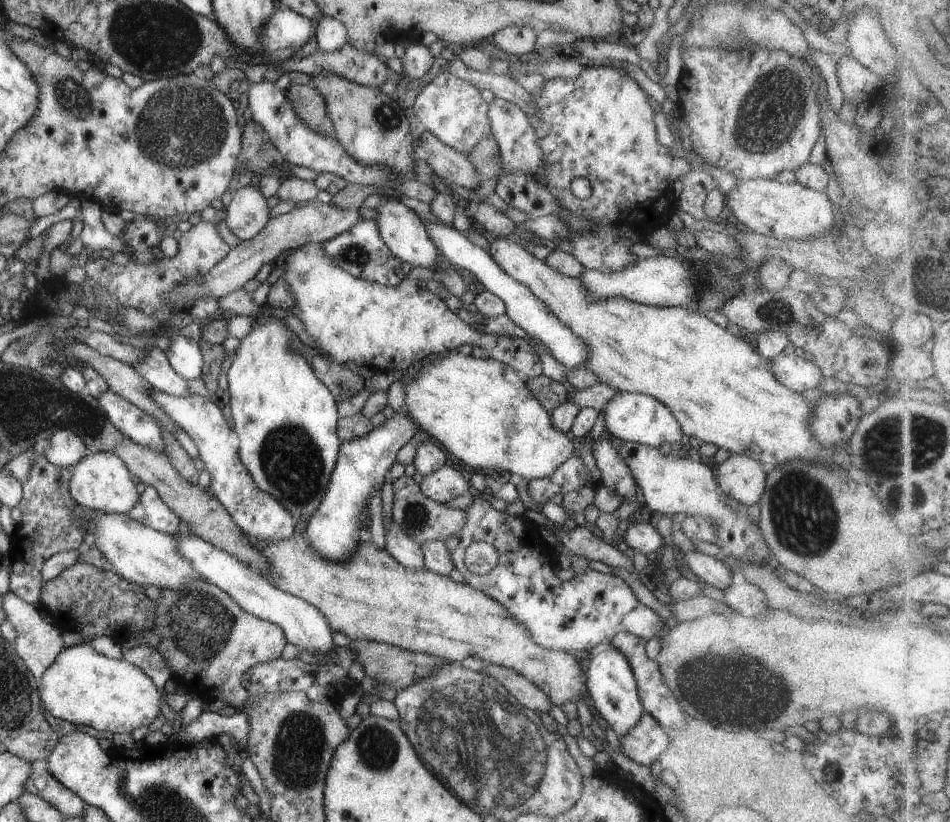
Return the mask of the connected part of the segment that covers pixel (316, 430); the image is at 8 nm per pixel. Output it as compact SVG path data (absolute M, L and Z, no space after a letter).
M267 302L262 304L263 307L258 313L249 316L252 320L252 329L243 337L239 339L237 348L234 350L232 363L230 364L227 372L228 393L230 396L230 414L233 420L233 430L235 430L238 438L238 457L243 463L243 466L249 471L252 476L253 482L257 485L259 490L266 492L270 497L276 498L277 502L295 518L307 518L315 512L317 505L321 502L323 495L326 491L326 486L335 466L337 460L338 448L340 447L341 440L339 440L336 433L336 422L338 421L338 414L336 411L336 402L333 395L327 390L327 387L315 376L313 369L309 366L306 358L301 352L290 351L289 344L292 336L294 335L283 323L281 319L271 315L272 308L267 306Z

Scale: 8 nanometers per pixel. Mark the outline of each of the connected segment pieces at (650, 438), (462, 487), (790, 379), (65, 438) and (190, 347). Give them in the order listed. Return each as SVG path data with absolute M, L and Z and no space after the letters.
M617 391L600 412L605 422L605 434L615 442L629 441L640 445L658 448L663 442L677 442L683 434L673 413L656 398L643 393Z
M440 466L436 471L422 476L419 482L419 490L423 496L445 505L449 500L457 498L467 491L468 481L461 475L461 472L451 466Z
M794 354L774 357L770 369L773 376L789 390L802 393L804 390L816 388L823 379L818 366L809 357L801 358Z
M56 429L48 436L42 453L51 464L59 468L70 467L87 454L83 441L69 429Z
M176 336L163 351L171 368L186 381L200 376L203 357L200 346L188 337Z

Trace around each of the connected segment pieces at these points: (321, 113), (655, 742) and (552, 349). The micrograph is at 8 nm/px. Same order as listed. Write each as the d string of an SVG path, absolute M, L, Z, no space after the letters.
M290 85L284 90L284 95L295 116L313 132L324 137L334 138L335 131L332 122L324 109L324 98L317 89L307 85Z
M643 712L640 719L626 735L618 737L620 751L637 764L650 766L663 752L668 738L663 729L649 713Z
M435 222L422 223L434 246L447 258L451 266L459 266L459 268L465 268L467 272L471 272L474 278L479 280L486 290L491 292L491 294L495 294L504 302L505 314L513 324L522 328L527 335L541 341L545 348L547 348L547 352L565 369L582 366L586 355L586 344L583 340L575 336L564 324L561 324L551 314L551 311L545 304L539 298L534 297L533 293L526 286L516 283L509 275L506 275L494 263L491 255L481 242L473 245L469 238L467 240L463 234L460 234L452 226L435 224Z

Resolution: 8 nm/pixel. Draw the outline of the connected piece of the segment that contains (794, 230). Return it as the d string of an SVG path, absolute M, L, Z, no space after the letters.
M773 178L736 181L724 199L735 222L745 224L753 233L764 237L779 240L807 239L835 225L832 202L825 192L807 188L797 181L780 183Z

